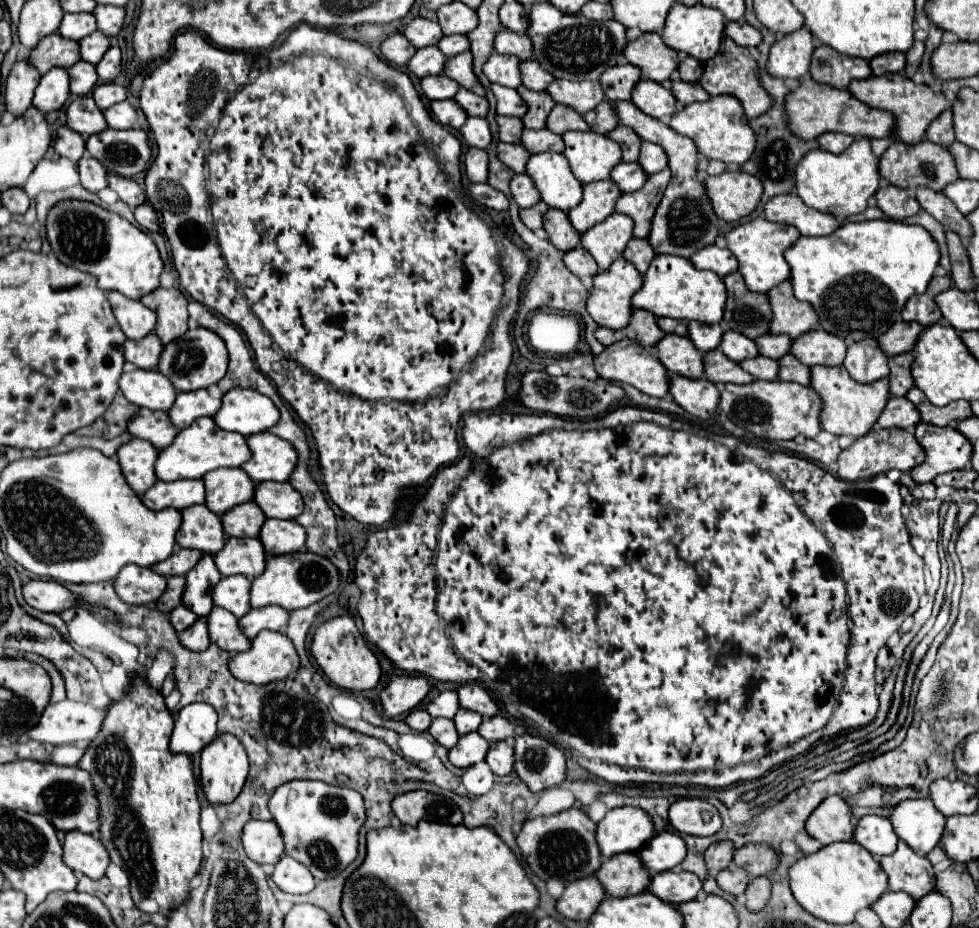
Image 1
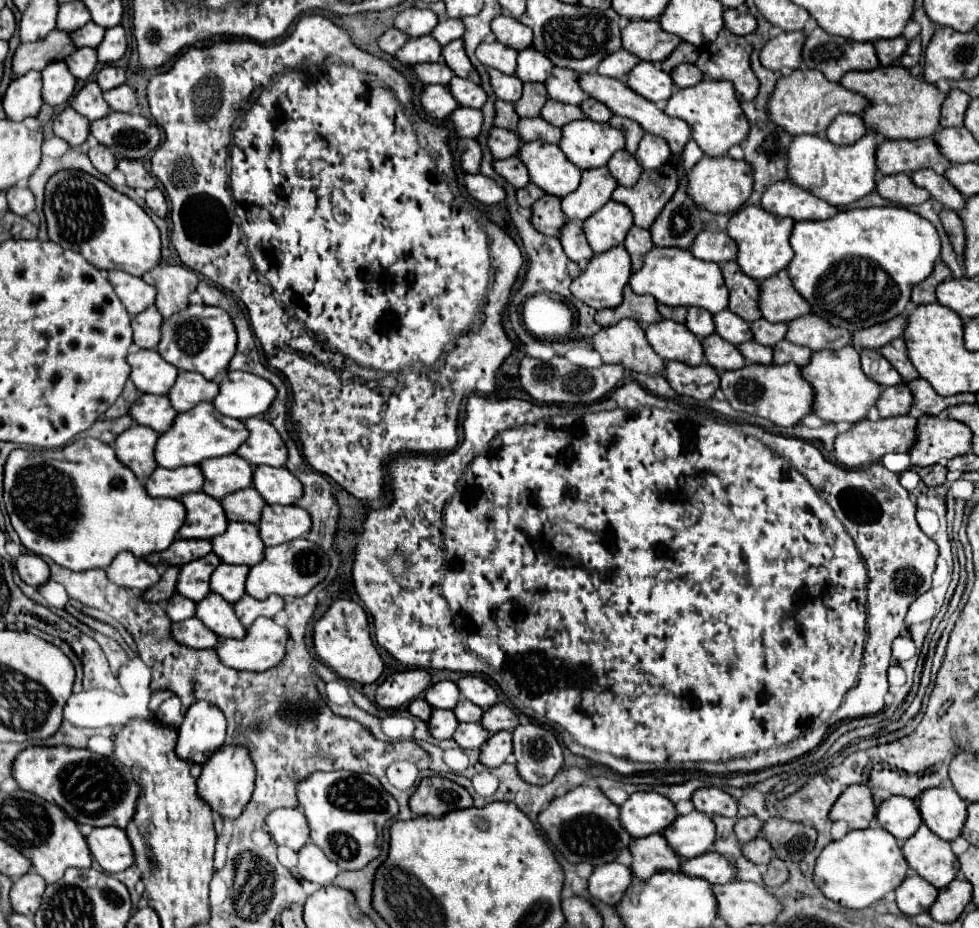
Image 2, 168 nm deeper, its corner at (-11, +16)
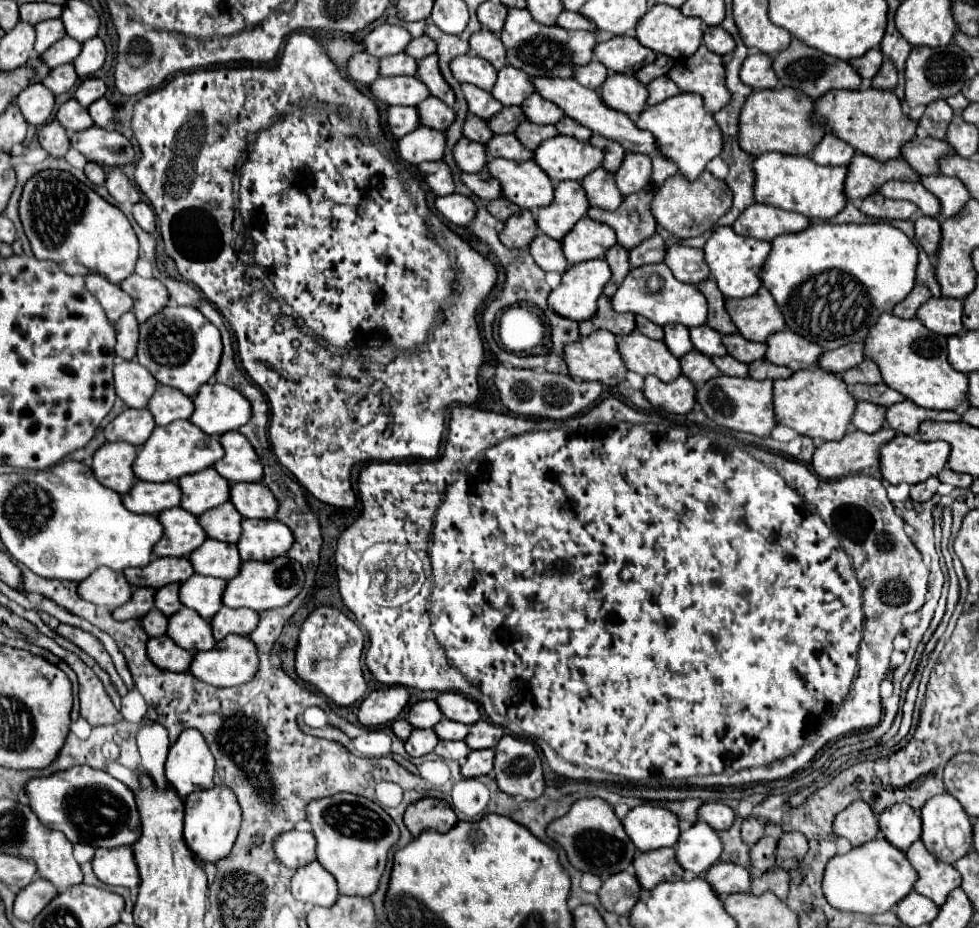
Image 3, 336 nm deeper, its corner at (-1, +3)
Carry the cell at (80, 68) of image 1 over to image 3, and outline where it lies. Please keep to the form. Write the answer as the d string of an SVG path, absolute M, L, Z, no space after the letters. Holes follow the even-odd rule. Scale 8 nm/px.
M67 63L67 65L59 65L59 67L51 69L49 75L47 75L41 83L43 83L53 95L61 95L61 93L67 93L67 91L75 85L77 79L79 79L79 77L77 77L73 65Z

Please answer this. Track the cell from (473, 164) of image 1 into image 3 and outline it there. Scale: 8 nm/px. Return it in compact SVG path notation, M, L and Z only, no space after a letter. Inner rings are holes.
M431 161L431 163L421 163L417 165L417 171L425 177L425 183L429 185L429 189L437 195L449 195L453 193L453 179L451 179L451 171L443 161Z

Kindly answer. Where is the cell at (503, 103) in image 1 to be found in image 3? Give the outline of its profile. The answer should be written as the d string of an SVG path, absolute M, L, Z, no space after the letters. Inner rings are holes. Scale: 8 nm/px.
M463 83L461 91L463 91L463 97L467 101L469 113L473 113L475 117L491 119L495 113L499 113L503 109L503 105L499 101L495 101L489 91L483 91L483 89L475 87L475 85Z

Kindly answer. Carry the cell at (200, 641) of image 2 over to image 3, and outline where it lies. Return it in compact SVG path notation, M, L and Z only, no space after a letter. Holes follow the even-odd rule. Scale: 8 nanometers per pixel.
M153 637L147 641L147 657L151 657L151 663L159 669L167 671L187 671L191 665L191 653L179 649L175 641L169 637Z

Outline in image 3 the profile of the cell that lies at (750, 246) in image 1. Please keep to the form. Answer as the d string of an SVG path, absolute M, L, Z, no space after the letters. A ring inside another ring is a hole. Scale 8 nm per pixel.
M717 227L707 239L703 253L705 263L709 265L709 273L725 297L751 297L761 287L759 271L769 255L769 249L771 245L767 241L735 235L731 227Z

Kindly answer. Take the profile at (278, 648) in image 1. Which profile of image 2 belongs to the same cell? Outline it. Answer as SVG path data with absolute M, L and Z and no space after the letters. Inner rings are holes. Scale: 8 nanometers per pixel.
M257 618L243 640L223 640L217 644L221 662L235 670L265 672L277 666L287 654L289 630L271 618Z

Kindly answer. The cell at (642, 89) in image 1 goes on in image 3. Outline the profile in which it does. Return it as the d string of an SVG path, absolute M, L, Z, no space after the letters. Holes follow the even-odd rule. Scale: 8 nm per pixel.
M609 73L607 81L599 87L599 95L609 109L625 115L639 115L645 109L647 89L633 75Z

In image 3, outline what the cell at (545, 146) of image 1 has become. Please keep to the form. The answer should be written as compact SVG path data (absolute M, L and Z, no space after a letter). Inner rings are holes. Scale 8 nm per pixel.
M493 135L485 145L487 157L503 157L511 161L529 161L533 159L533 151L525 149L515 135Z

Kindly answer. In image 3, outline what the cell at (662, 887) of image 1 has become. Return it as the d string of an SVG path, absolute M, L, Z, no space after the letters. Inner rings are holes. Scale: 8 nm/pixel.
M715 863L707 871L707 881L719 895L731 893L749 893L751 891L751 873L735 863Z

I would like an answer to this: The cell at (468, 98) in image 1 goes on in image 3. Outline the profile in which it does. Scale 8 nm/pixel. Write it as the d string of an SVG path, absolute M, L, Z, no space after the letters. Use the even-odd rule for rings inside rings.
M427 97L425 101L421 101L417 105L417 113L419 113L419 123L423 127L437 129L437 131L445 131L455 121L453 109L443 105L443 101L435 97Z

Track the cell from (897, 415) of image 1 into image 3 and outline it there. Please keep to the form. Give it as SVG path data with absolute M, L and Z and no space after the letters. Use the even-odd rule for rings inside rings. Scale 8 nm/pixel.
M857 401L855 413L851 423L855 425L855 429L865 431L865 433L875 433L885 425L885 411L879 405L871 405L867 401Z

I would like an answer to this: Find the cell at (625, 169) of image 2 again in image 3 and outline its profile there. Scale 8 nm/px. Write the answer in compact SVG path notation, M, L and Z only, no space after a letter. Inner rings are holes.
M603 167L591 171L587 177L583 177L581 185L583 185L583 191L587 193L589 207L615 211L623 201L623 195L619 193L619 189L615 185L613 175L607 173Z

